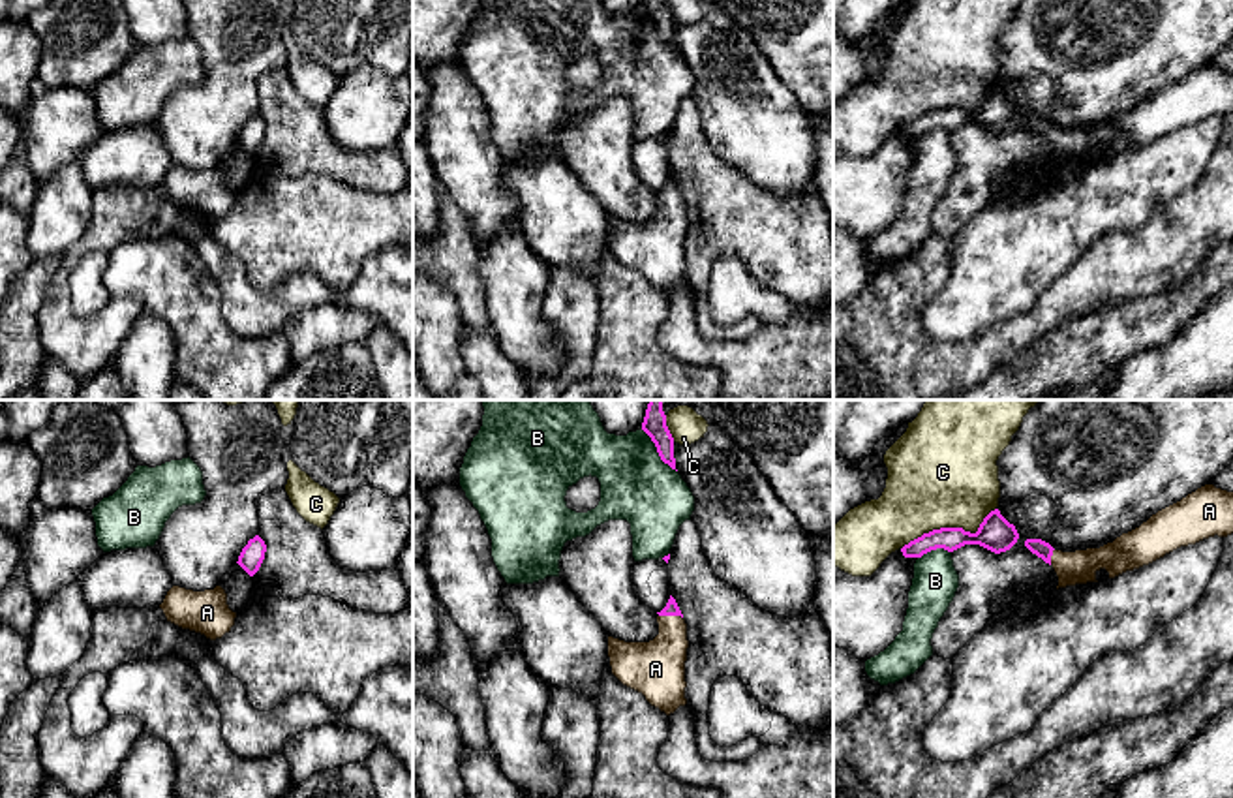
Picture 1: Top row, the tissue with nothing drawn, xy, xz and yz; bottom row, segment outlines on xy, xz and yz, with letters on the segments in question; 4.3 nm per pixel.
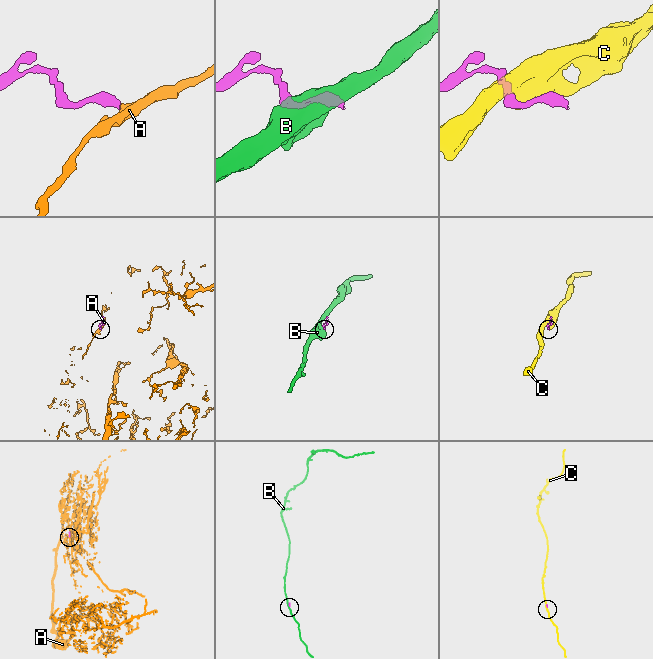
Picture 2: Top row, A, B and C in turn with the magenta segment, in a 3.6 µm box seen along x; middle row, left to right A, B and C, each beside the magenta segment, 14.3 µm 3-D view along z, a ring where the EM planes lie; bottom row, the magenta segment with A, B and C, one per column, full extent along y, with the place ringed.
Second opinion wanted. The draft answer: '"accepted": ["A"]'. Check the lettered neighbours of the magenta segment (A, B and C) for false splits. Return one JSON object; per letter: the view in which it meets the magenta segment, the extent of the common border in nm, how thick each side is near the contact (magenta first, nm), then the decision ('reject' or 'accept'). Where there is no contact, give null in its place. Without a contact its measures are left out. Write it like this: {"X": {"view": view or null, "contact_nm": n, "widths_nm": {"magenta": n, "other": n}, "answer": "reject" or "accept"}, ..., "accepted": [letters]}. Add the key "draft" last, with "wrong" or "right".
{"A": {"view": "xz", "contact_nm": 110, "widths_nm": {"magenta": 60, "other": 240}, "answer": "accept"}, "B": {"view": "xz", "contact_nm": 240, "widths_nm": {"magenta": 100, "other": 300}, "answer": "reject"}, "C": {"view": "yz", "contact_nm": 440, "widths_nm": {"magenta": 150, "other": 460}, "answer": "reject"}, "accepted": ["A"], "draft": "right"}

